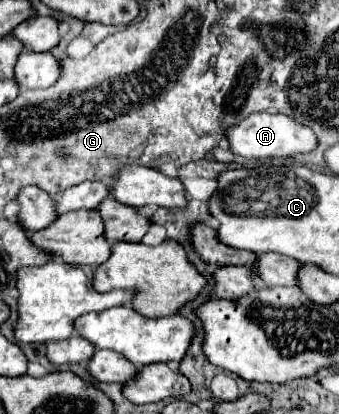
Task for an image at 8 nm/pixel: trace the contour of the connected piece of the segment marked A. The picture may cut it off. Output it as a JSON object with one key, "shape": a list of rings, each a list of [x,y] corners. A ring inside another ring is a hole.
{"shape":[[[253,113],[227,131],[231,151],[247,159],[267,157],[295,157],[299,153],[311,153],[317,147],[317,135],[311,127],[303,127],[295,119],[281,113]]]}

